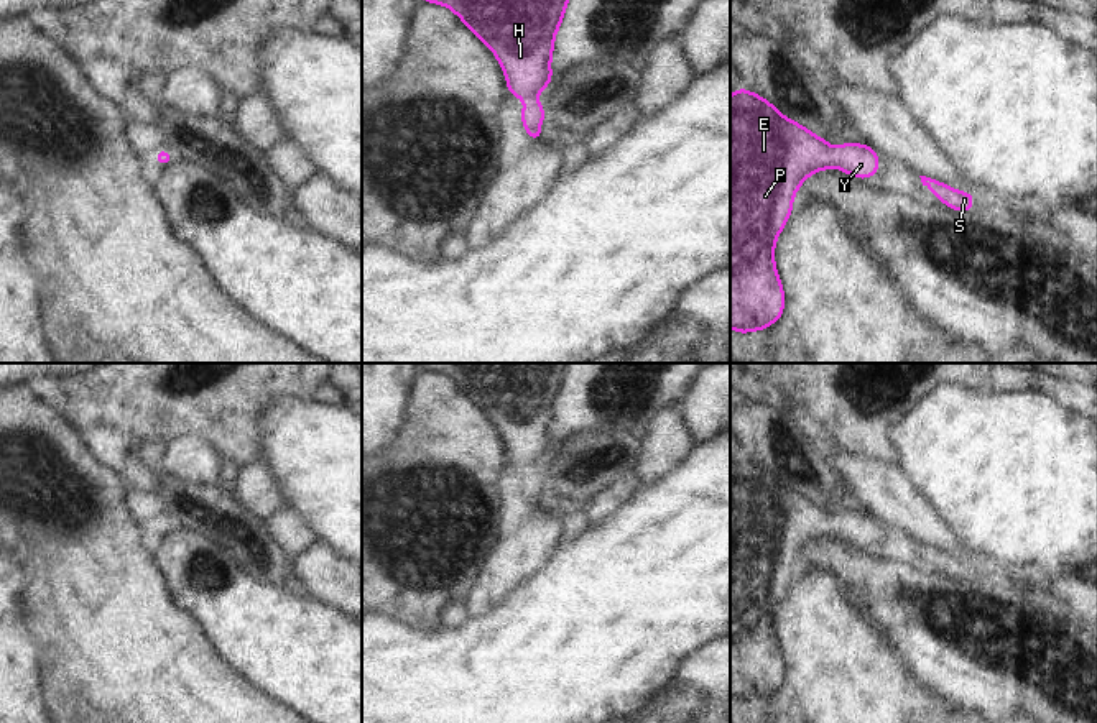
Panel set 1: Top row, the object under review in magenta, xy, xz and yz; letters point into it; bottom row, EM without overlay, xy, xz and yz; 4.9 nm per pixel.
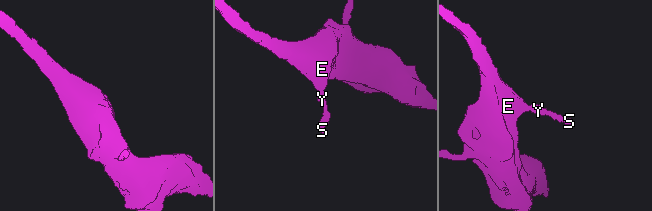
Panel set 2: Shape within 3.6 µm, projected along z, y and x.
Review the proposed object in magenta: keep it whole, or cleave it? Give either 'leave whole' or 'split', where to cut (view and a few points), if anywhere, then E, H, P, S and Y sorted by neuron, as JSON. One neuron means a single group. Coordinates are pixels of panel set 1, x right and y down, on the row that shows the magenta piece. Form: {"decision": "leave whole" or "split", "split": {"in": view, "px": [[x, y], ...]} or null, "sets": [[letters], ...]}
{"decision": "leave whole", "split": null, "sets": [["E", "H", "P", "S", "Y"]]}

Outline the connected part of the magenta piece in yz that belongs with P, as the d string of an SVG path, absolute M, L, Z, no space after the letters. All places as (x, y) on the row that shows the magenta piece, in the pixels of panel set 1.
M738 87L730 95L732 330L765 330L783 315L776 238L804 179L834 166L868 179L880 159L870 145L831 146L755 92Z

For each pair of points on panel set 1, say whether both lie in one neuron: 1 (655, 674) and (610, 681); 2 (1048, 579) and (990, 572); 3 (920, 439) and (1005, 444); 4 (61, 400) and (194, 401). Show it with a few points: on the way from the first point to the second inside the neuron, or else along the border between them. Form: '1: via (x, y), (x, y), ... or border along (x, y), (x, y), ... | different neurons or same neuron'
1: via (643, 674), (622, 674) | same neuron
2: via (1033, 574), (1005, 572) | same neuron
3: via (941, 442), (984, 444) | same neuron
4: via (94, 400), (162, 400) | same neuron

